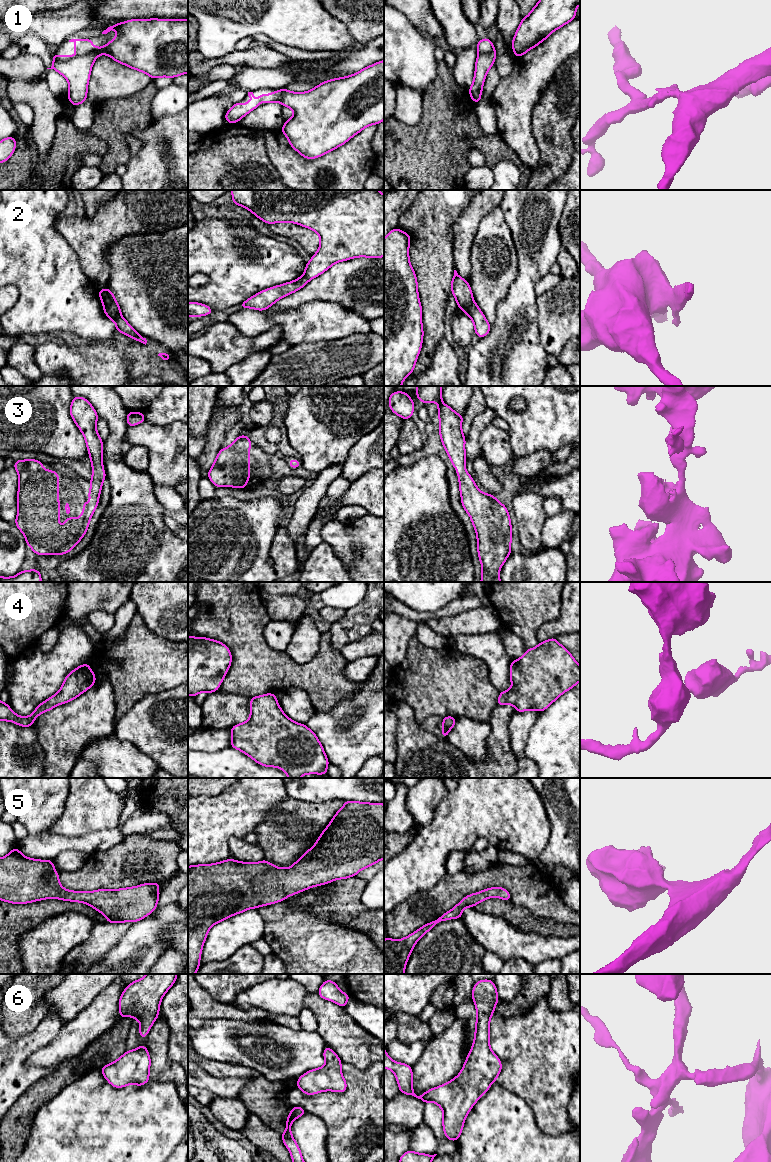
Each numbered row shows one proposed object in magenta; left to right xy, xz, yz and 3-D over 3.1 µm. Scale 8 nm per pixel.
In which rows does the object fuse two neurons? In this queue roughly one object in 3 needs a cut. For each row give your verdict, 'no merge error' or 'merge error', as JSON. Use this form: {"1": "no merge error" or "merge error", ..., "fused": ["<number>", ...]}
{"1": "merge error", "2": "merge error", "3": "no merge error", "4": "no merge error", "5": "no merge error", "6": "no merge error", "fused": ["1", "2"]}

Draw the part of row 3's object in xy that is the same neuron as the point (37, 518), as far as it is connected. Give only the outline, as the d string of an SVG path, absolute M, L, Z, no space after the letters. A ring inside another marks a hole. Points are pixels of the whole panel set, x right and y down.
M73 396L70 415L82 432L89 452L93 473L87 497L91 497L92 501L82 503L84 511L78 514L83 514L83 517L65 519L64 534L59 533L59 473L44 470L43 463L35 459L17 460L13 465L19 475L18 512L14 523L24 534L26 545L30 546L36 555L66 554L80 542L98 506L103 480L106 478L106 472L103 470L103 440L96 428L98 414L86 398Z

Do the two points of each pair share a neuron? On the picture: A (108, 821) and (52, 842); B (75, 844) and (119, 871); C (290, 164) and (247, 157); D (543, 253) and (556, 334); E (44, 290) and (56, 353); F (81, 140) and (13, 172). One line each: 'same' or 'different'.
A: different
B: different
C: different
D: different
E: different
F: same

